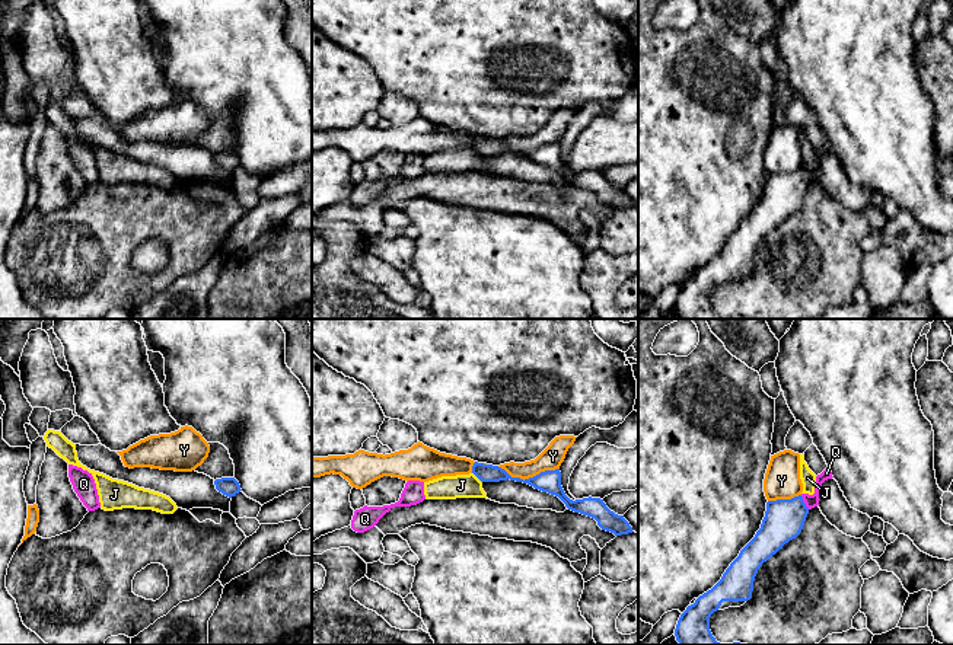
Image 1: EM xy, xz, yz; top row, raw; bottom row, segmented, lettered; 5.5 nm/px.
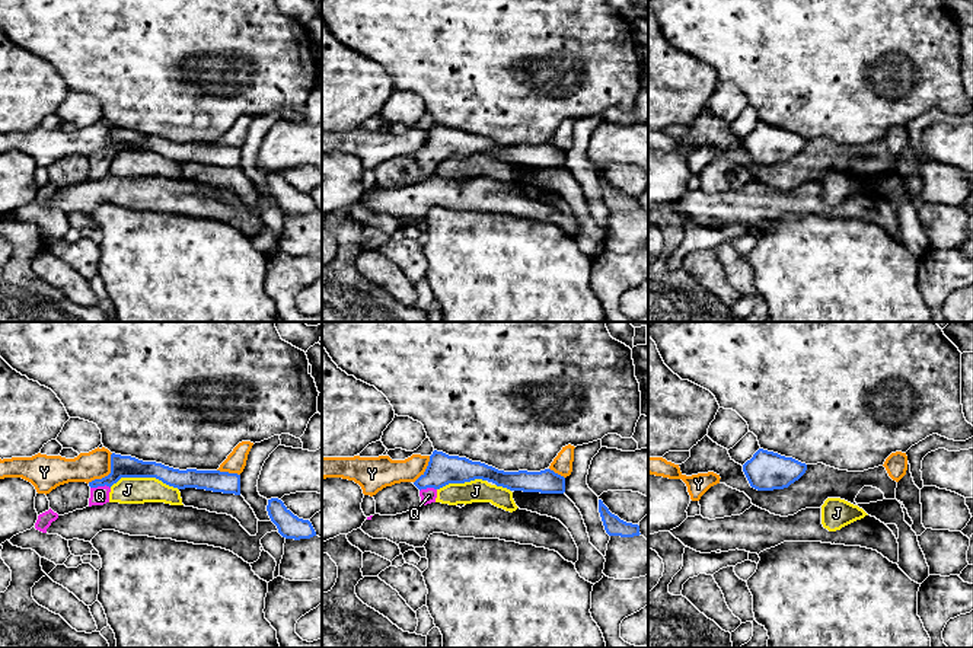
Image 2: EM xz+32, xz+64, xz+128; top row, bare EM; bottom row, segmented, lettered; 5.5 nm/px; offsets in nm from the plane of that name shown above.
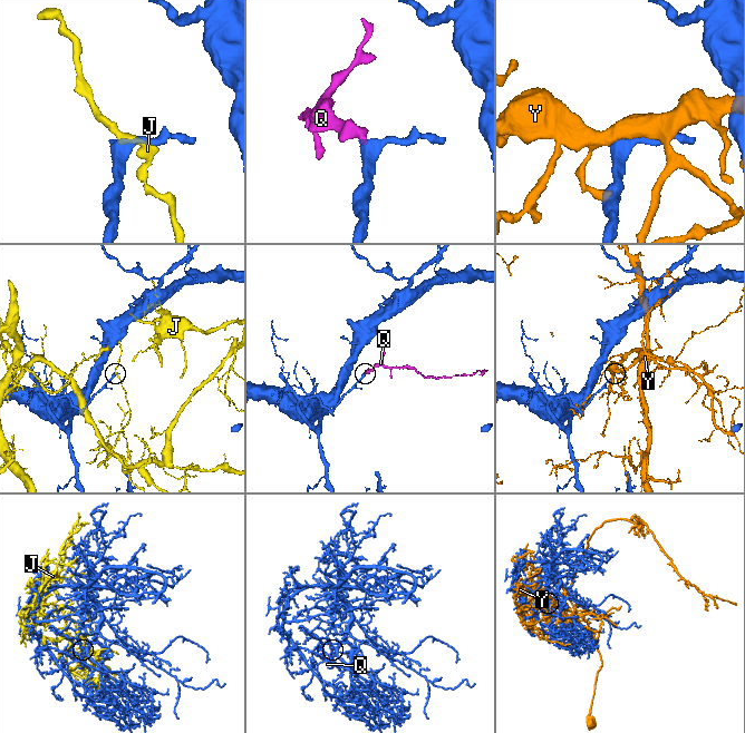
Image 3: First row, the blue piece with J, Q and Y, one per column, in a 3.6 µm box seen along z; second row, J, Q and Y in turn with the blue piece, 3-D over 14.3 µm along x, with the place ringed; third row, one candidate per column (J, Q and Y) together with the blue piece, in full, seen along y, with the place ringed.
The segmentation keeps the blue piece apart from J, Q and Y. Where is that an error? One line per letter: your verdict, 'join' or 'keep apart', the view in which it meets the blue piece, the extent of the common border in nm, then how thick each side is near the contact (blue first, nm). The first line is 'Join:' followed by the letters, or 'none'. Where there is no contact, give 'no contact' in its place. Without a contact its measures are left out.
Join: Q
J: keep apart; contact in xz; length 80 nm; calibres 100 and 130 nm
Q: join; contact in yz; length 90 nm; calibres 220 and 70 nm
Y: keep apart; contact in xz; length 340 nm; calibres 130 and 120 nm

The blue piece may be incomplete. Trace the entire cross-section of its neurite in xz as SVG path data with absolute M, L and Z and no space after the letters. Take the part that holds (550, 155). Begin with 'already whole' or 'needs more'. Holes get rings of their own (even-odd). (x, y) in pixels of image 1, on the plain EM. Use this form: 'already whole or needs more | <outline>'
already whole | M475 135L472 140L472 147L481 156L500 156L510 153L528 157L535 163L558 170L568 183L595 192L602 204L611 205L615 210L632 207L632 201L624 192L624 189L618 189L611 185L603 173L592 170L576 175L570 173L561 160L560 143L545 144L533 151L523 154L520 151L511 151L504 143L498 140Z

